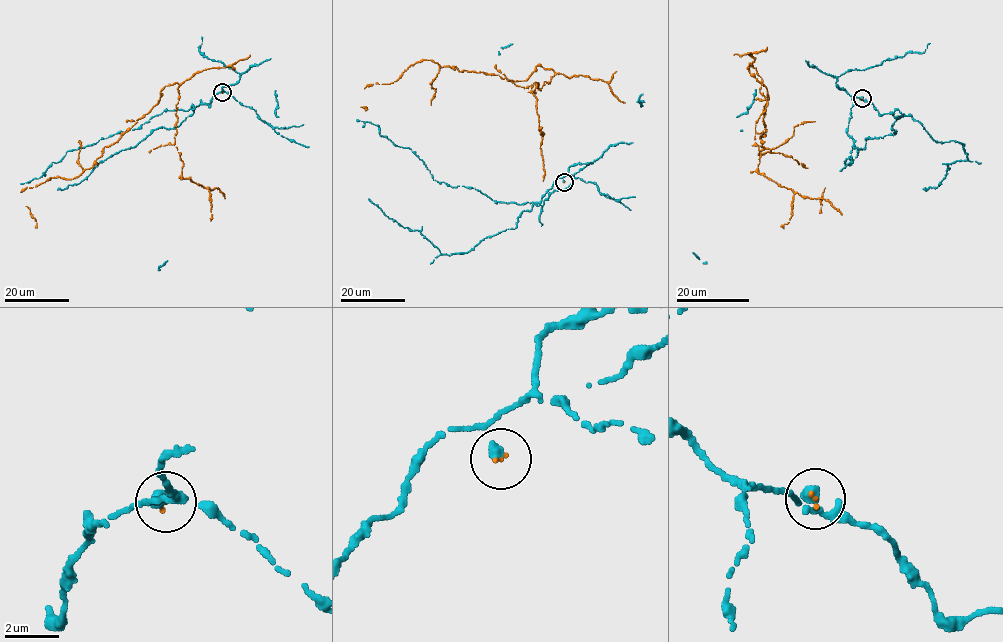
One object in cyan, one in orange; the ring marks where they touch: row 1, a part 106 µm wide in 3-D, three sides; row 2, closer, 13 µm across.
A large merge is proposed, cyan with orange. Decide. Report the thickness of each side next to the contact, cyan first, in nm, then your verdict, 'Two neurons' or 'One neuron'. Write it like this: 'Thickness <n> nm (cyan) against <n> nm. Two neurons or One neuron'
Thickness 380 nm (cyan) against 110 nm. One neuron

